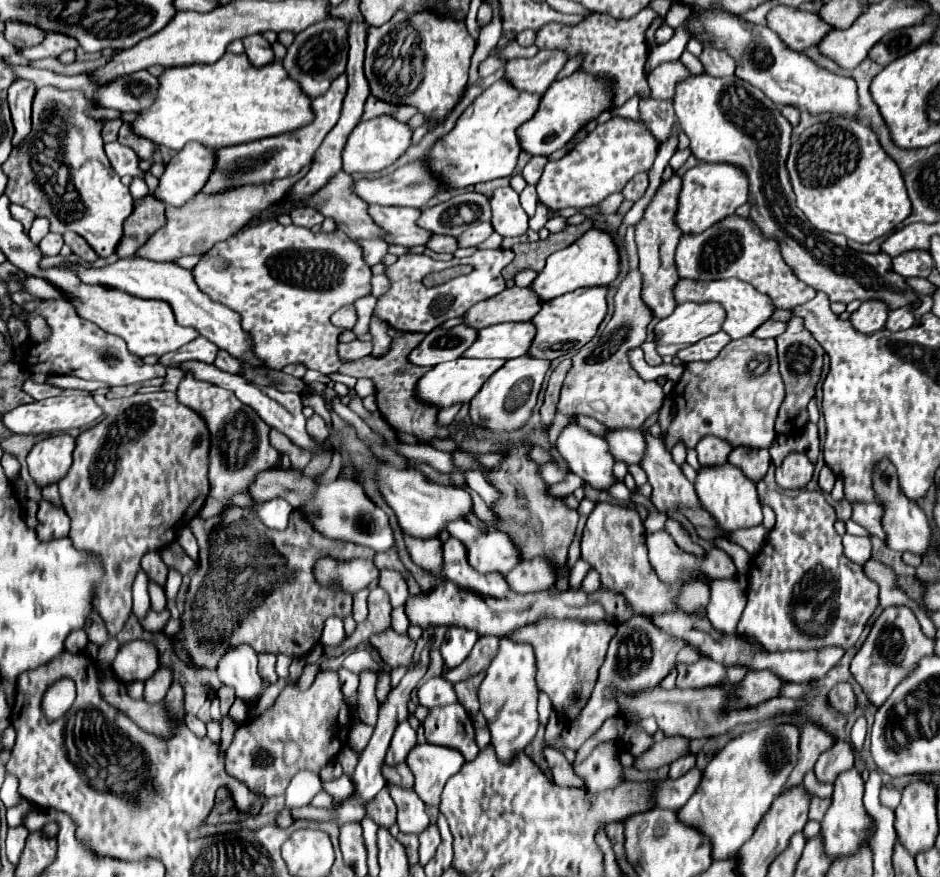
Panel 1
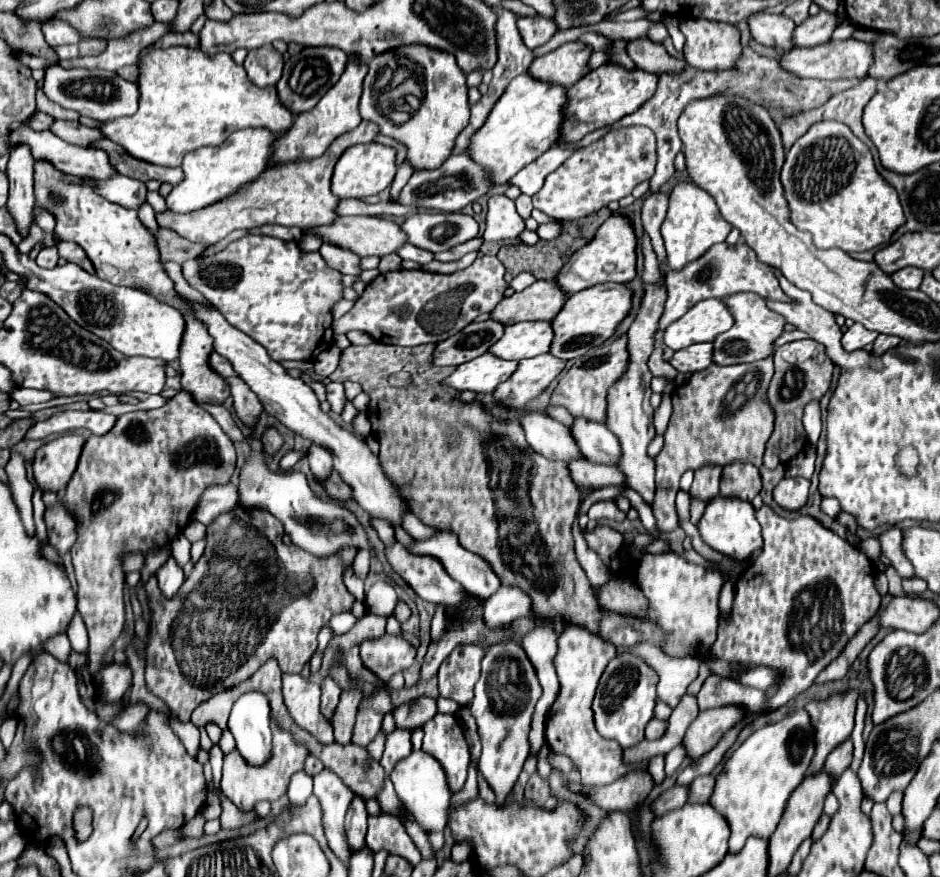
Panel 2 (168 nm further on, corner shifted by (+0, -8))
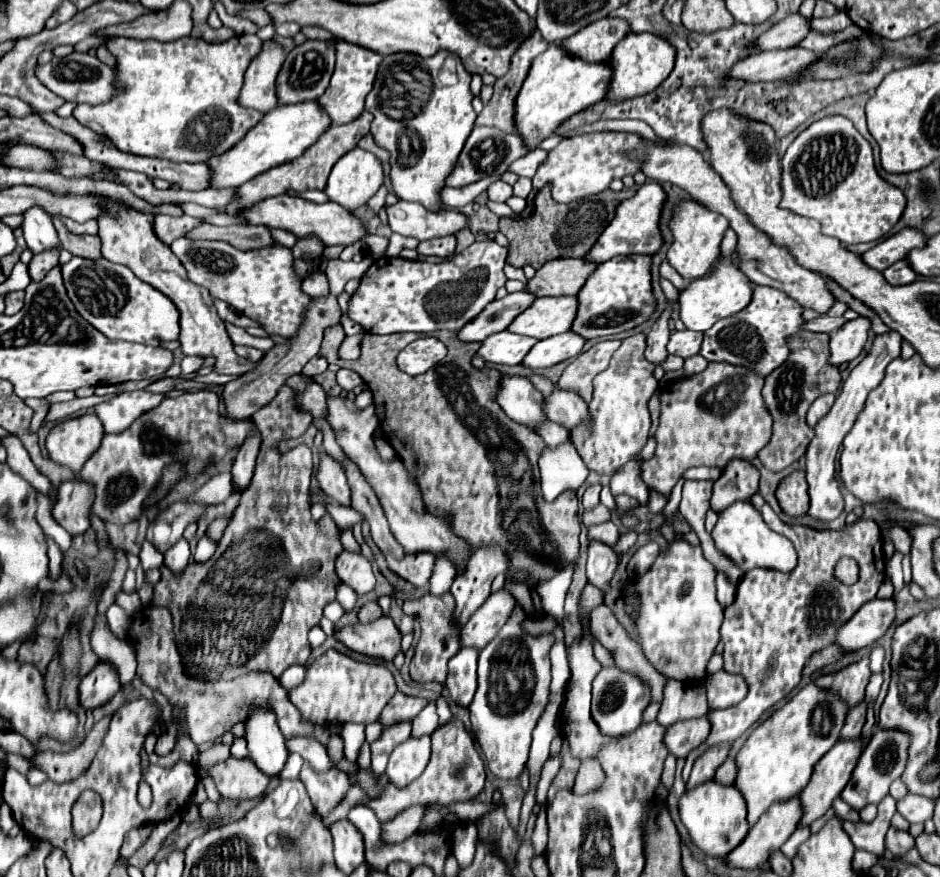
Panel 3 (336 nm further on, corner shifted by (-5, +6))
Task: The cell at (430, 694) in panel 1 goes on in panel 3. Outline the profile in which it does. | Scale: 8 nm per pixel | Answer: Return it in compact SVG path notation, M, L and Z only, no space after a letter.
M397 692L389 704L383 708L381 716L379 716L379 722L383 726L391 726L395 722L409 722L413 720L423 708L427 706L427 700L423 698L411 698L411 696L405 696L401 692Z

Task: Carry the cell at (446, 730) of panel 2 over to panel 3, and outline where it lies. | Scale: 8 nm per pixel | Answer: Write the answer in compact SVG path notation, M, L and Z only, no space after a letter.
M451 720L447 726L437 728L431 734L431 738L433 738L431 760L429 760L425 772L419 776L419 780L411 782L405 788L395 788L395 786L387 784L383 796L375 798L375 800L369 800L357 786L351 788L347 792L347 796L335 806L335 810L331 810L331 816L321 816L321 822L325 822L325 828L329 828L333 822L345 818L347 810L351 810L351 806L355 806L355 804L367 804L377 814L377 818L383 820L383 818L391 818L391 814L397 814L399 810L403 810L403 806L413 806L413 804L445 806L451 802L473 800L483 790L483 784L485 784L485 766L483 766L479 752L473 746L473 738L467 734L467 730L463 728L463 724L459 720Z

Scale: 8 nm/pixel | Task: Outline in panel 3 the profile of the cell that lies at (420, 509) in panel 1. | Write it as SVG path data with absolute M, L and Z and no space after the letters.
M307 378L305 392L297 392L295 400L301 408L311 412L311 416L325 418L325 390L313 378Z

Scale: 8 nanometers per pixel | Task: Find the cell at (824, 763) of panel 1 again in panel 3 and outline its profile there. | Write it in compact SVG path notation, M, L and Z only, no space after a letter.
M863 698L859 704L855 704L855 706L849 710L849 714L847 714L847 722L845 722L845 726L843 726L843 734L841 734L843 740L855 740L855 738L861 734L863 724L865 724L867 704L869 704L869 702Z

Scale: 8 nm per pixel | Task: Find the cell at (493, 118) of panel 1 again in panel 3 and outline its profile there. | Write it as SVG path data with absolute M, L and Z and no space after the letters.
M555 42L537 56L531 64L529 76L523 82L523 88L515 102L515 126L517 132L525 138L529 146L539 144L543 138L551 136L559 122L571 118L571 114L579 114L591 106L591 102L599 102L605 98L607 88L611 84L613 70L607 60L603 62L585 62L581 58L573 58L565 52L565 48Z

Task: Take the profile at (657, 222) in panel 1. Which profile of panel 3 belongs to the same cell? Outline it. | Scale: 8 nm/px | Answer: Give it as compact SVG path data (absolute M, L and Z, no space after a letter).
M633 334L621 342L609 368L593 380L593 400L589 402L591 422L581 422L571 430L571 442L579 450L585 466L597 474L613 476L617 468L629 462L647 442L651 416L647 402L657 390L651 362L645 360L645 334Z

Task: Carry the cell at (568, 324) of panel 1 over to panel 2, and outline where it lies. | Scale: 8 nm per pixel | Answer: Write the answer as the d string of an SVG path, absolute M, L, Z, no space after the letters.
M596 284L578 294L570 294L562 310L550 322L554 330L550 354L560 360L572 360L606 342L614 334L620 320L628 314L630 300L632 292L626 284Z

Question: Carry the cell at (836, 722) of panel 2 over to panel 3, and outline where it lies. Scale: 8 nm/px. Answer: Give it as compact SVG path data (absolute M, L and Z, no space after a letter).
M861 658L859 662L849 664L833 674L823 674L815 678L815 684L821 688L837 690L849 706L855 706L855 702L859 702L859 698L865 696L865 686L869 682L869 676L871 676L869 658Z

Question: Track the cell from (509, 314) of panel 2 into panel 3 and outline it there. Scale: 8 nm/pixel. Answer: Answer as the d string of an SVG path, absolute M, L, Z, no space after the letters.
M557 258L545 262L537 274L527 282L527 292L539 296L567 296L577 294L597 264L587 258Z

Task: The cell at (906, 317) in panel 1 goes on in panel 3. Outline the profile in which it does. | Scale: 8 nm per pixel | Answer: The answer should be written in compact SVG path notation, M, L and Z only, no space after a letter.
M897 332L891 334L883 334L883 338L875 338L873 348L869 350L869 354L861 360L861 364L851 372L851 376L843 382L841 386L841 394L837 396L833 408L829 410L829 414L817 422L815 426L815 438L811 442L811 446L807 448L807 484L809 484L809 498L811 498L811 506L809 506L809 516L819 520L819 522L831 522L835 520L839 514L843 514L845 510L845 500L841 494L841 486L837 482L835 476L835 456L837 456L837 448L841 446L843 438L847 436L847 432L851 430L855 418L859 416L859 412L865 406L867 394L879 386L879 382L885 376L885 368L891 360L895 360L901 352L901 336Z

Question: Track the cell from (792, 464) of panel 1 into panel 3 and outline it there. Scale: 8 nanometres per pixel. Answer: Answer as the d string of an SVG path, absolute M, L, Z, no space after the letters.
M793 472L787 478L781 480L777 488L777 500L781 510L787 516L805 516L809 510L809 494L807 494L807 482L805 472Z

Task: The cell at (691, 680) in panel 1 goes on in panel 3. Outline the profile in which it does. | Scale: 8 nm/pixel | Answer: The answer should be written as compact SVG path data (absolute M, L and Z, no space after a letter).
M725 670L711 674L705 686L711 708L729 708L747 696L747 684L743 682L743 678L735 678Z

